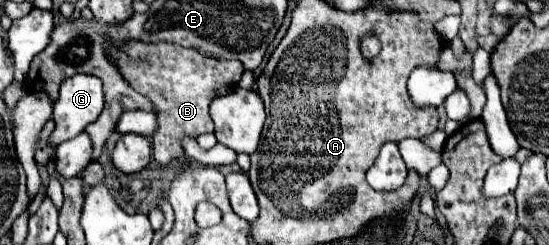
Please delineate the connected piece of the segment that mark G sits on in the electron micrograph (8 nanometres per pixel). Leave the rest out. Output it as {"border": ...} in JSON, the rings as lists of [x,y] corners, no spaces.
{"border":[[[76,73],[60,85],[60,97],[54,103],[56,129],[50,137],[52,145],[60,145],[80,131],[104,109],[104,87],[96,75]]]}

